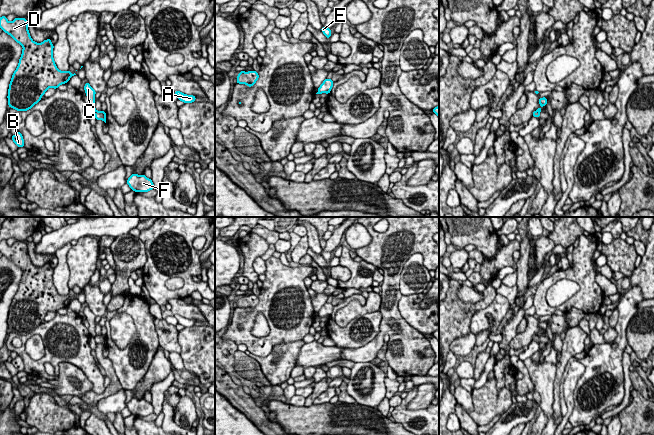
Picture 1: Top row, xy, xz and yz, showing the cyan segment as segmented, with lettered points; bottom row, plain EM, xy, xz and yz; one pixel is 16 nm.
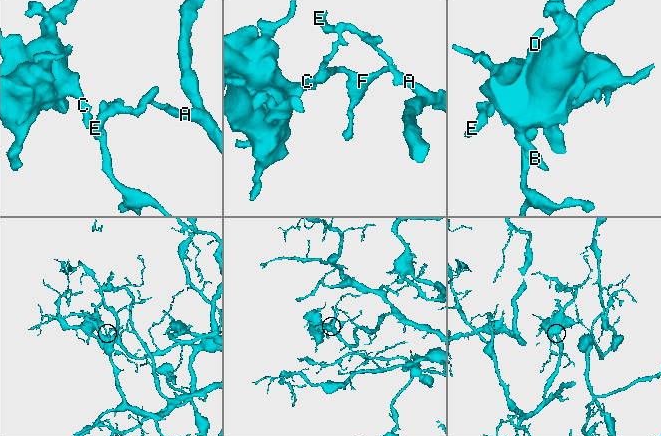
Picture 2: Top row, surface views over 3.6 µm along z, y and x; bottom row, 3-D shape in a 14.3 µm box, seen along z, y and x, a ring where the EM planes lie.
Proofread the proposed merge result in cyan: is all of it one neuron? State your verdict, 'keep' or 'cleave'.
cleave

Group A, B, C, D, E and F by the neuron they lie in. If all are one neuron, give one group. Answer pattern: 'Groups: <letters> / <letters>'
Groups: A E F / B C D

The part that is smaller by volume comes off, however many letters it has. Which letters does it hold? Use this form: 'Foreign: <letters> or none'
Foreign: B, C, D

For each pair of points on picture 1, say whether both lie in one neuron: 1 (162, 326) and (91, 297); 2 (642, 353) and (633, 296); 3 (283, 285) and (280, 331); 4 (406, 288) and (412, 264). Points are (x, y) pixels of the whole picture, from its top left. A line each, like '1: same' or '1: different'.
1: different
2: different
3: same
4: same

